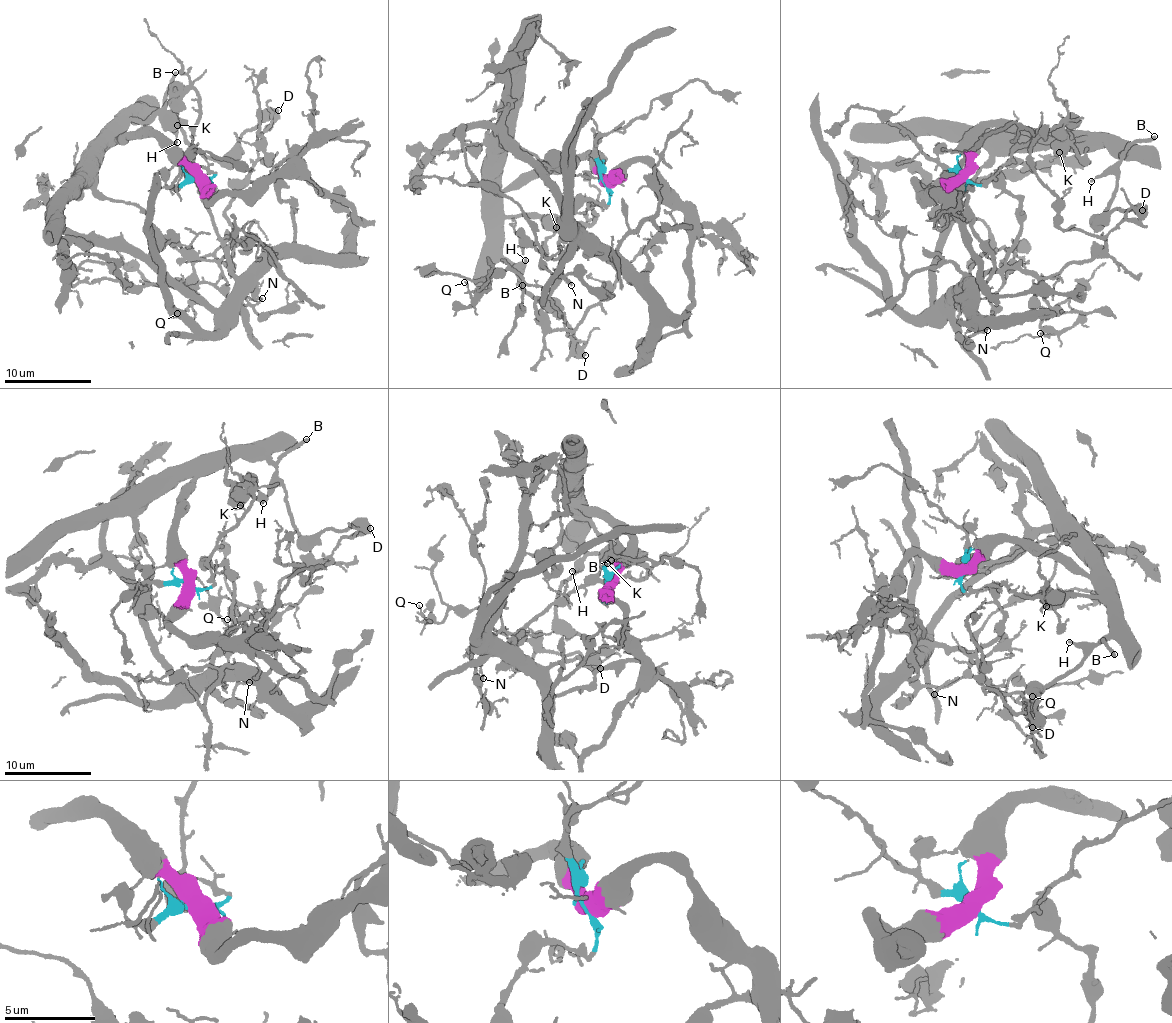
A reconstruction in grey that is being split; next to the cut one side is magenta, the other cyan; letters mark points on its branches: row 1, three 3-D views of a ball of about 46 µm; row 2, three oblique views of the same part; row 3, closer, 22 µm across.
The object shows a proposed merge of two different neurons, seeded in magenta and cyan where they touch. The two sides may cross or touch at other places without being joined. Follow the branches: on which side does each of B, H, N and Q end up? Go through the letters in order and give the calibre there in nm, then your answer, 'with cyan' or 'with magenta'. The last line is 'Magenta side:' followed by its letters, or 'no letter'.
B: 280 nm | with magenta
H: 120 nm | with magenta
N: 110 nm | with cyan
Q: 100 nm | with cyan
Magenta side: B, H

